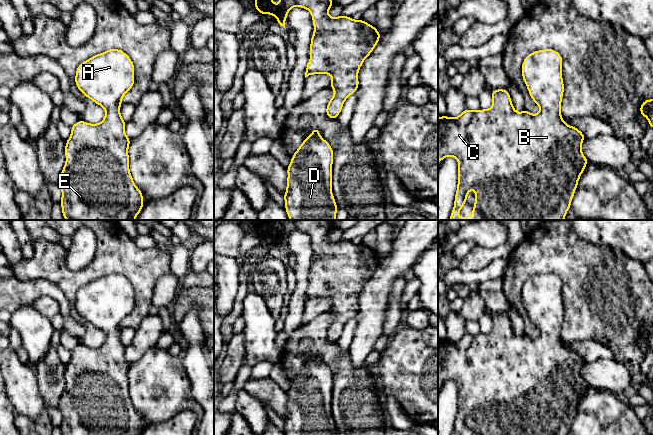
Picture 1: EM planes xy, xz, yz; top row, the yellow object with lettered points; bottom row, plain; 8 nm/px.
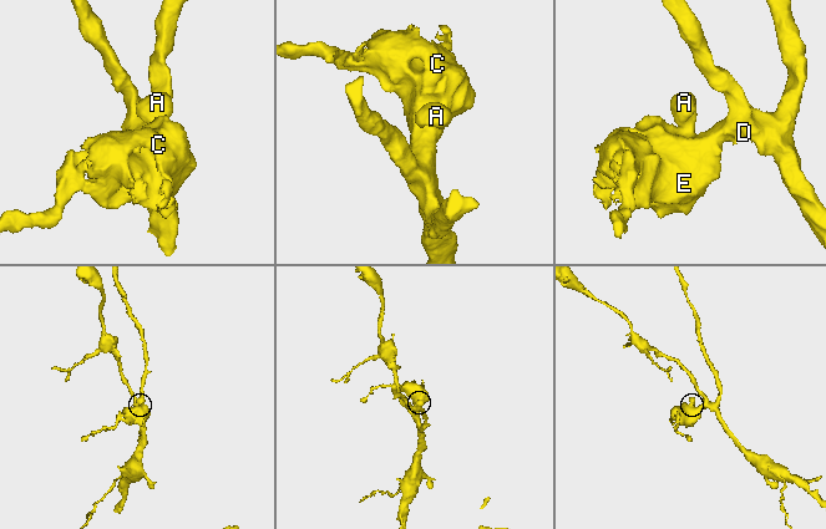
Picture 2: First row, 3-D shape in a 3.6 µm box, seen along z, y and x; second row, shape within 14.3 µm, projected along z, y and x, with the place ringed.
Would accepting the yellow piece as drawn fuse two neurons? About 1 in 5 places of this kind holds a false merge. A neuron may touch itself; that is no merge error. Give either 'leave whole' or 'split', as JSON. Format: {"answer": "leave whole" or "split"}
{"answer": "leave whole"}

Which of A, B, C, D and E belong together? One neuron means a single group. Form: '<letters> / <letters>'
A B C D E

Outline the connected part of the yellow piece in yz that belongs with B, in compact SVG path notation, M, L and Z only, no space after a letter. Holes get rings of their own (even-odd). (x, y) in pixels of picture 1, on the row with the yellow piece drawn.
M553 49L535 51L525 57L521 72L530 97L540 107L540 111L536 115L533 115L527 110L516 112L508 90L494 89L491 92L493 103L490 109L479 109L477 111L466 109L456 118L450 118L447 115L438 117L438 162L447 156L452 156L458 160L457 191L455 195L454 208L449 220L564 220L566 213L571 206L571 200L573 199L579 178L583 173L588 160L583 155L581 149L582 142L586 139L585 136L577 128L567 125L561 116L561 101L564 92L562 63L562 56ZM472 188L475 189L475 205L472 209L472 215L468 217L459 217L458 212L461 211L463 205L467 202L467 194Z

